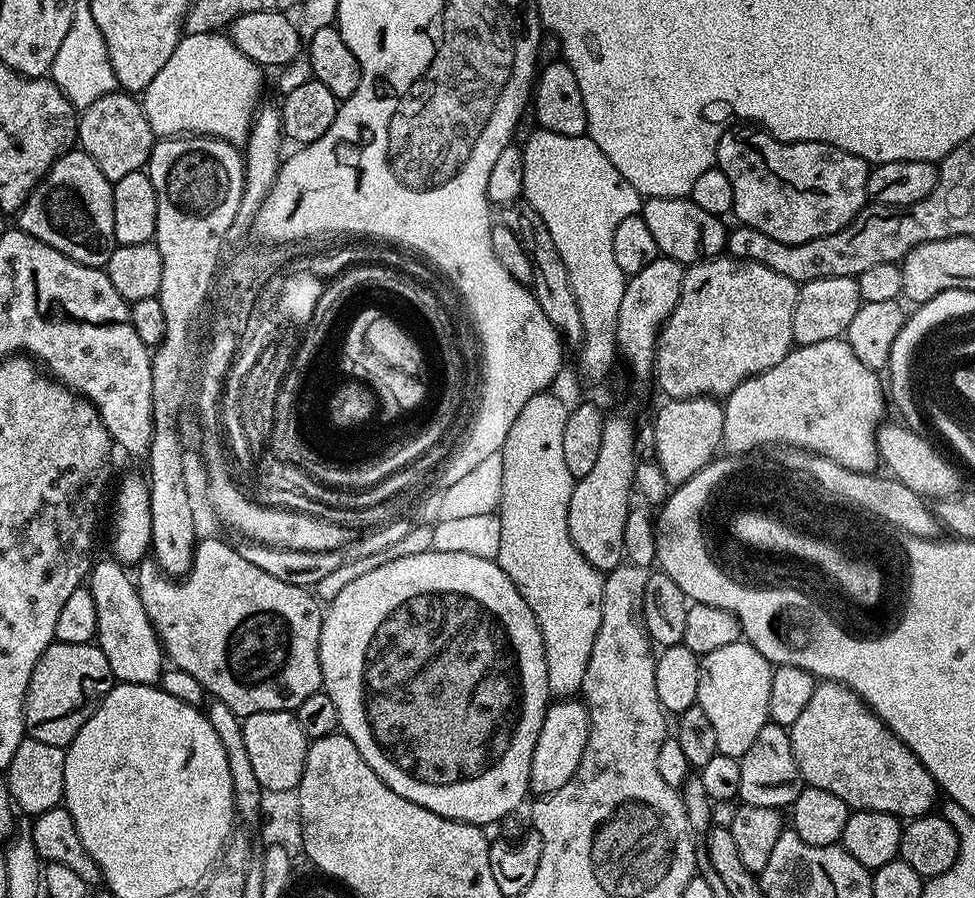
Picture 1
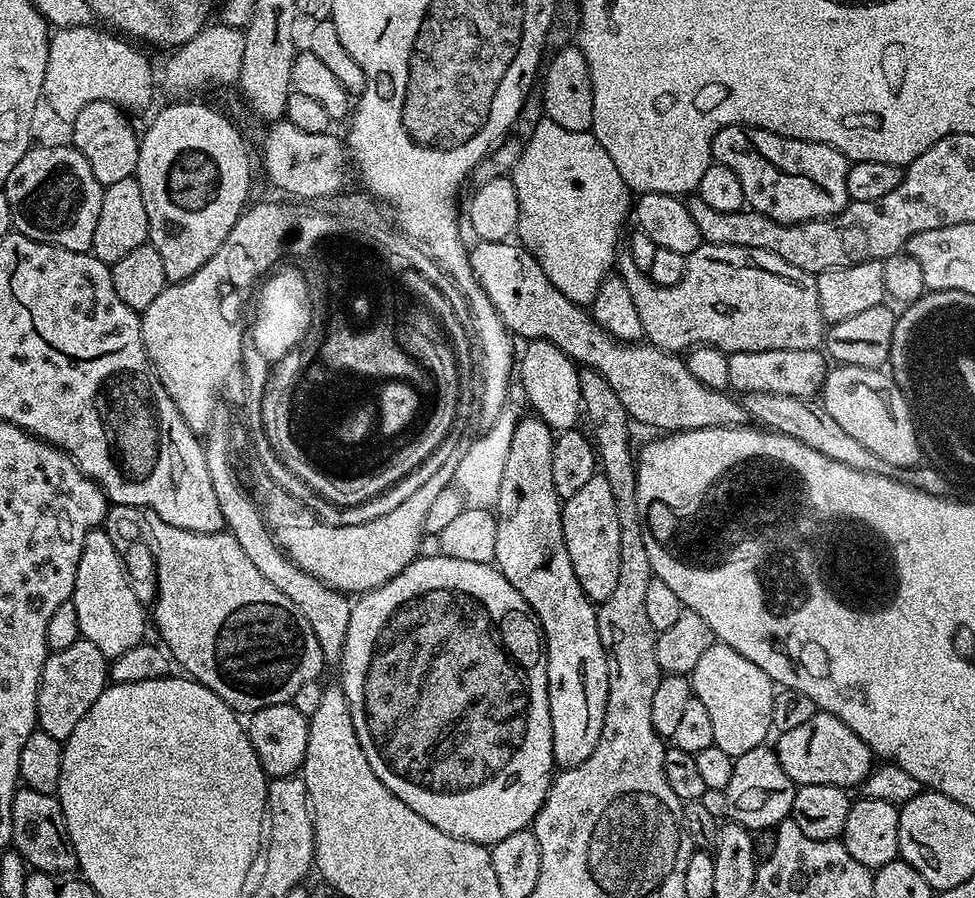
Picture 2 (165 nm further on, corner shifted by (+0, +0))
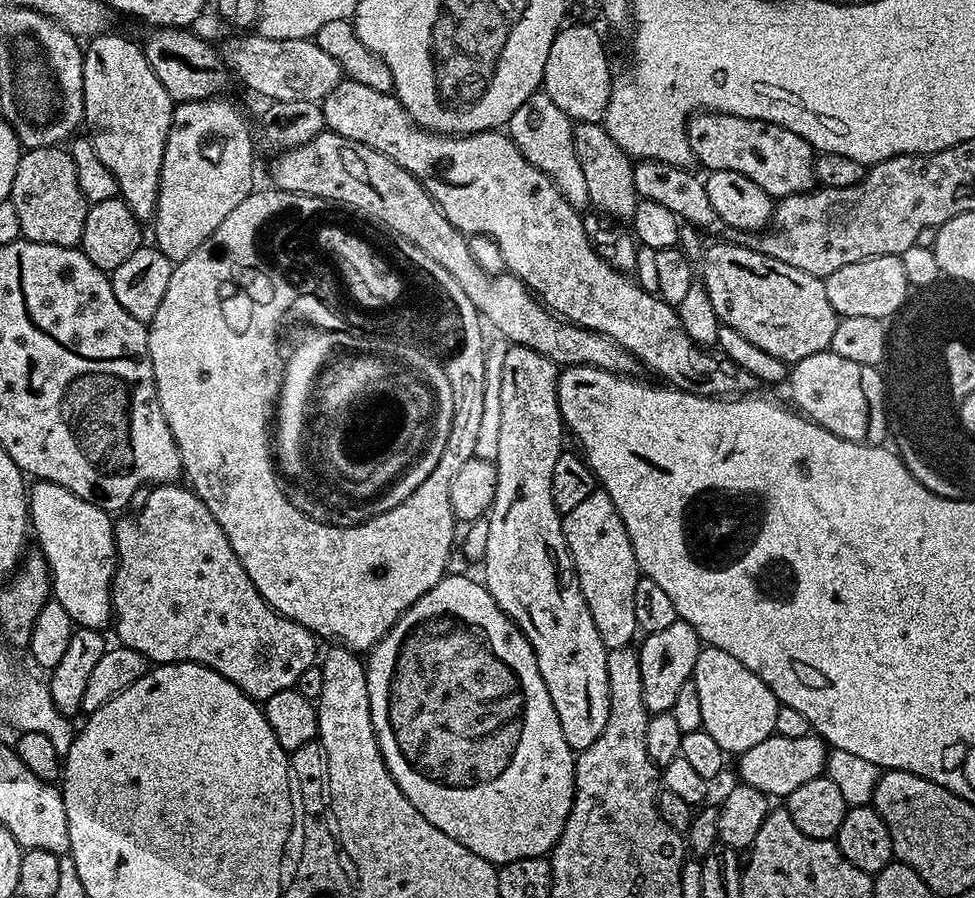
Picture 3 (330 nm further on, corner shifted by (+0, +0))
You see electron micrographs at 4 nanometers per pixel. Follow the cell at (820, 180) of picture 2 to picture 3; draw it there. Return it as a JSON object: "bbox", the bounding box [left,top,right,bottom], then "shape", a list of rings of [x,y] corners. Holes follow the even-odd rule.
{"bbox":[686,112,816,198],"shape":[[[721,112],[697,114],[686,125],[686,148],[696,155],[697,162],[704,170],[734,170],[738,174],[746,174],[750,182],[758,182],[758,186],[762,186],[762,190],[773,198],[810,192],[816,184],[816,156],[812,145],[806,142],[806,138],[798,138],[794,130],[786,130],[770,122],[738,118]]]}

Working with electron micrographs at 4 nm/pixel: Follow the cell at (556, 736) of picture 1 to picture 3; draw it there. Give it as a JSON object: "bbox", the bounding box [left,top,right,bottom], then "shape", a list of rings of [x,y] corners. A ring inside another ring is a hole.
{"bbox":[482,344,610,754],"shape":[[[521,344],[509,347],[506,366],[502,368],[502,431],[494,461],[496,493],[486,517],[490,535],[482,561],[482,583],[500,609],[523,630],[536,651],[538,670],[546,682],[546,690],[550,690],[550,702],[554,702],[558,722],[562,722],[562,734],[566,734],[566,742],[573,752],[579,754],[591,746],[598,734],[602,734],[602,726],[606,726],[610,714],[606,674],[610,649],[602,642],[594,618],[590,618],[590,606],[586,606],[576,567],[566,546],[562,513],[554,506],[554,462],[558,462],[566,437],[564,419],[558,406],[557,379],[558,366],[550,358],[538,354],[538,350],[530,350]]]}

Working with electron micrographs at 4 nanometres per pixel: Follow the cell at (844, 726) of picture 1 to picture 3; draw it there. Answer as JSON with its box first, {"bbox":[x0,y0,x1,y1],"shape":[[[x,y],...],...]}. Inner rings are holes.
{"bbox":[739,734,829,798],"shape":[[[773,734],[770,738],[758,742],[758,746],[750,746],[750,750],[739,753],[739,783],[749,784],[769,798],[786,798],[791,792],[798,790],[798,786],[825,775],[829,751],[829,745],[815,734],[802,738],[782,738]]]}

